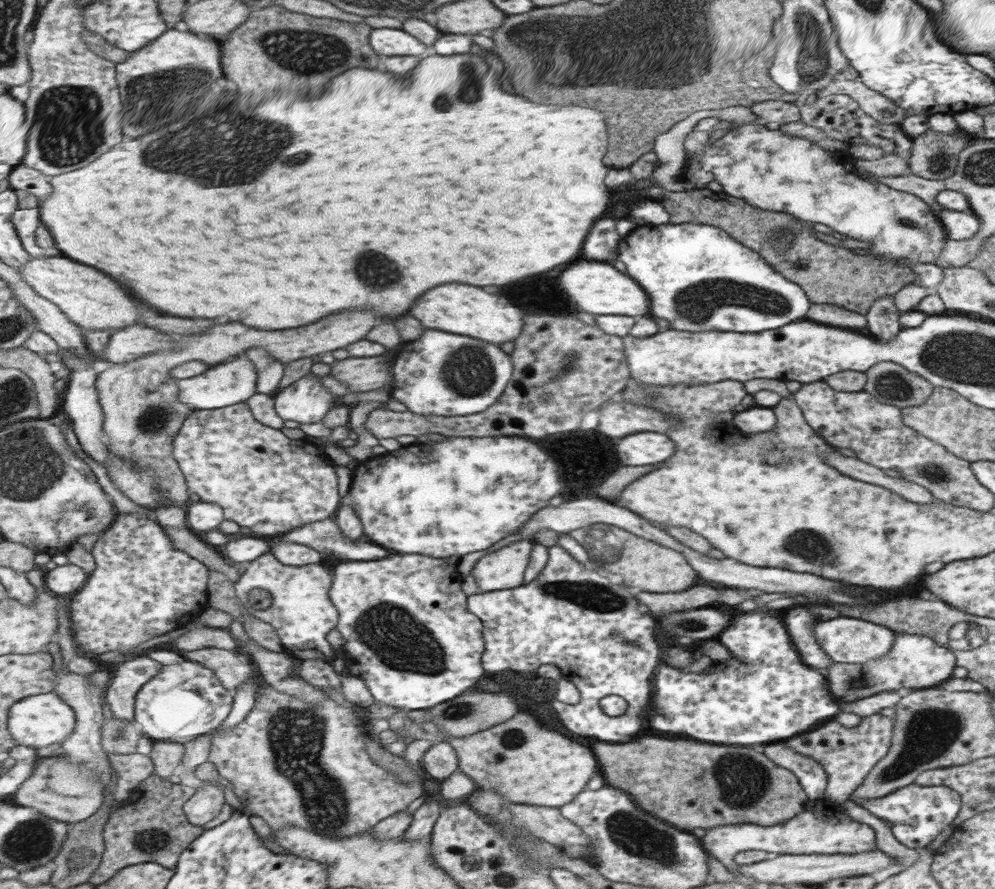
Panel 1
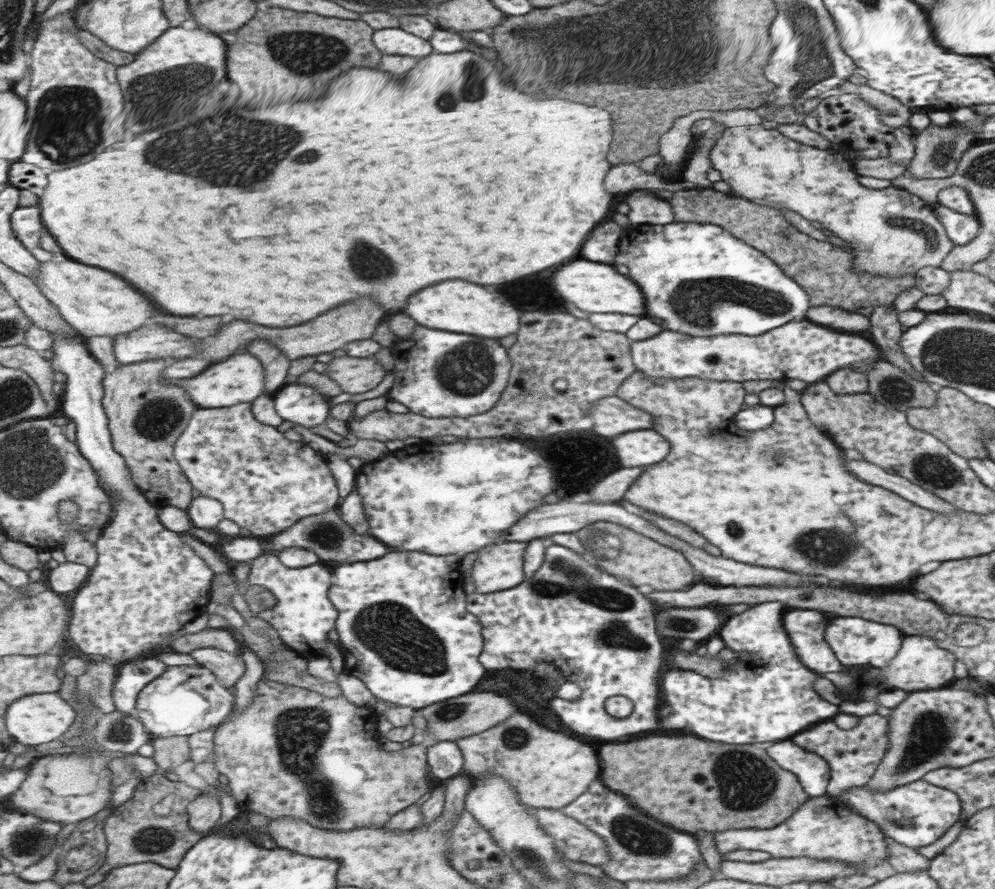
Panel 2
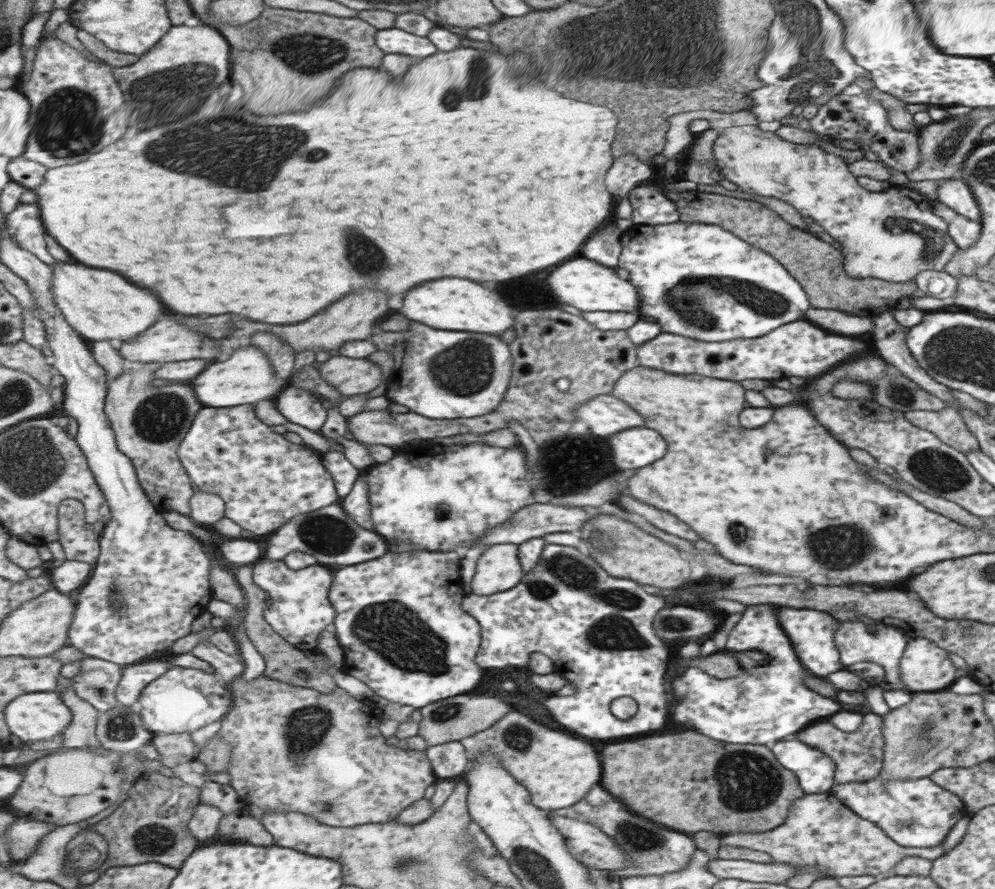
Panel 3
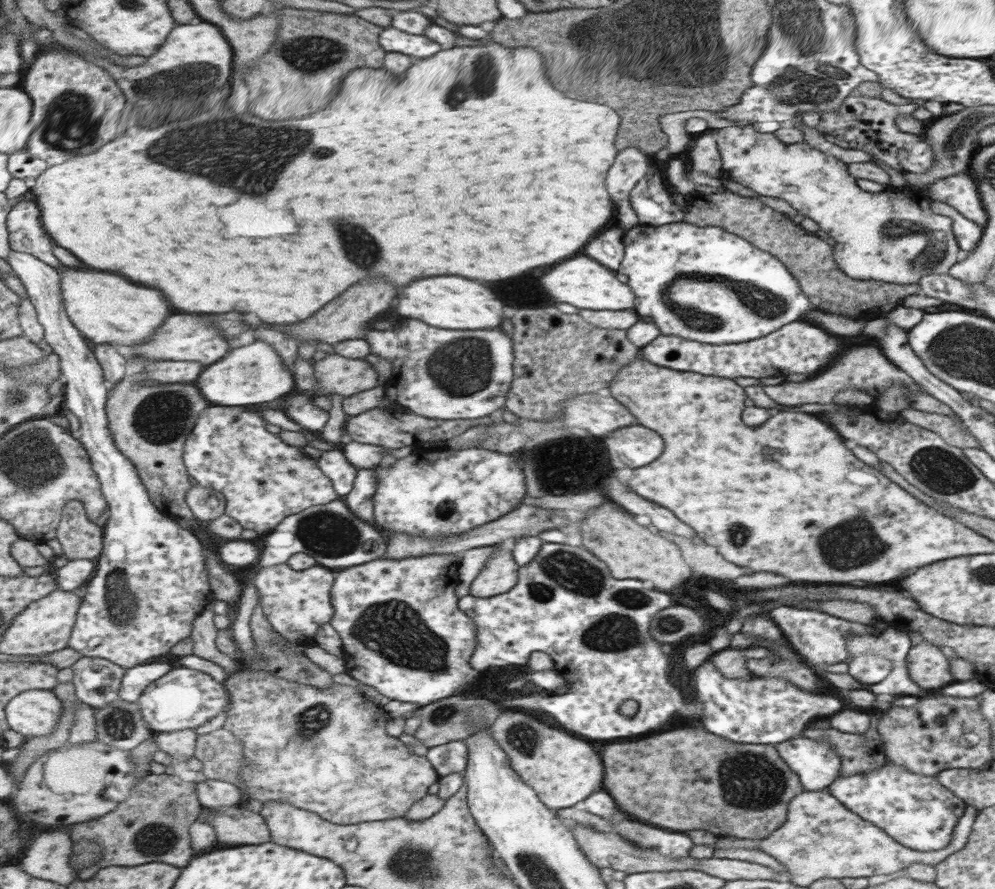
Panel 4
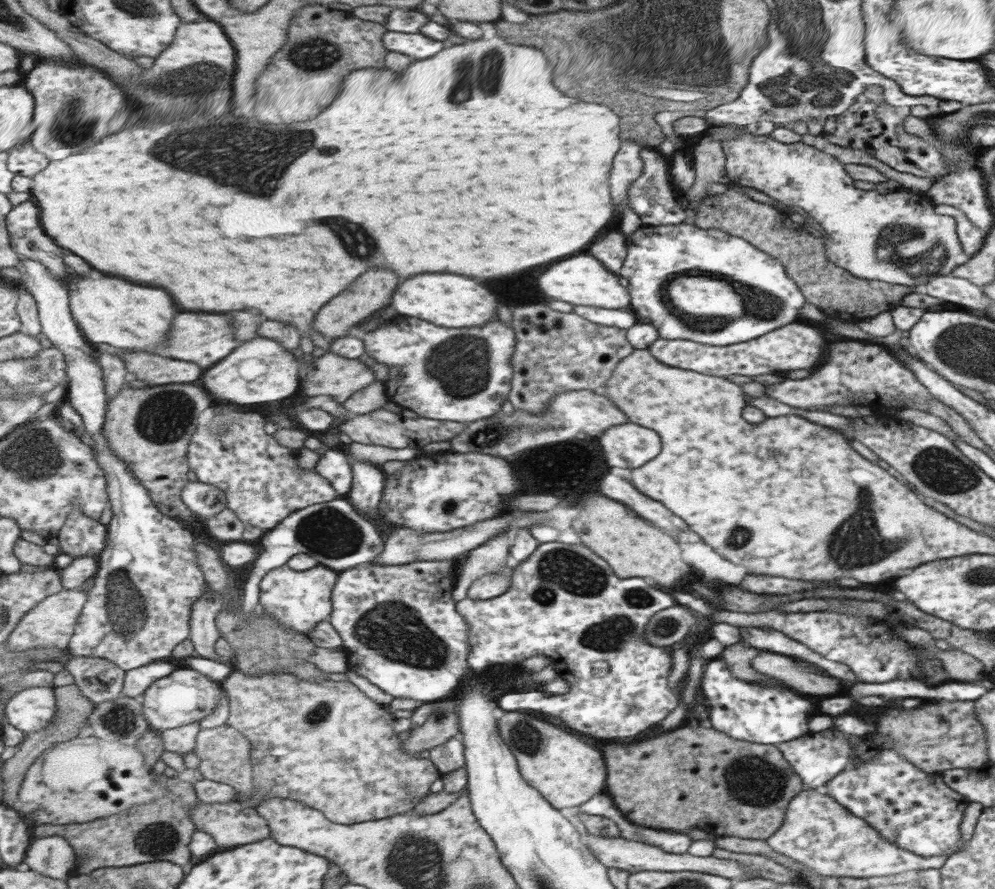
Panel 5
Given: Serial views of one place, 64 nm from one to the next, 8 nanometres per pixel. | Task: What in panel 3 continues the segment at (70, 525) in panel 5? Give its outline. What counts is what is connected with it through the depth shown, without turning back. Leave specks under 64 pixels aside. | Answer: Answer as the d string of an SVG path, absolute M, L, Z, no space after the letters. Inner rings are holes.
M63 500L59 507L59 542L66 559L96 565L101 554L100 536L85 520L86 508L81 500Z

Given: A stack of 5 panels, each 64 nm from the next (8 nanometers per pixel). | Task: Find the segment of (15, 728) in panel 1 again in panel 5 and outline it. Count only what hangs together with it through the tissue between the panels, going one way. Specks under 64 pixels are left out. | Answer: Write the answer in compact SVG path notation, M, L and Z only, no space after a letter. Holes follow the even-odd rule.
M37 686L17 692L6 704L6 718L23 732L35 732L52 726L57 716L56 689Z

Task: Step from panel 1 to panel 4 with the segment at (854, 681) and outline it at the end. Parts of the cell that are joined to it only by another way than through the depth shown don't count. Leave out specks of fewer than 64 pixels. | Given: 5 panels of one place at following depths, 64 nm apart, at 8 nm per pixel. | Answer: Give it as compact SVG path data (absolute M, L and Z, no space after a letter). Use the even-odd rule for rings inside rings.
M929 641L913 644L904 659L906 676L921 690L935 690L949 685L951 671L949 662L941 654L939 647Z

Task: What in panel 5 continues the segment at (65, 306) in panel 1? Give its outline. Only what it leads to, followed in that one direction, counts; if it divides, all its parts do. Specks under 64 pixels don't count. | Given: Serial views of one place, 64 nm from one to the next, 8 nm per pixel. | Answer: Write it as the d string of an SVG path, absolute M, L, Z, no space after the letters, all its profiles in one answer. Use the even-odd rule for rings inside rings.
M85 274L73 275L65 281L69 292L70 308L80 330L90 344L99 347L138 349L155 352L177 316L175 302L161 288L133 286L123 278L113 278L101 274L97 278L87 278Z

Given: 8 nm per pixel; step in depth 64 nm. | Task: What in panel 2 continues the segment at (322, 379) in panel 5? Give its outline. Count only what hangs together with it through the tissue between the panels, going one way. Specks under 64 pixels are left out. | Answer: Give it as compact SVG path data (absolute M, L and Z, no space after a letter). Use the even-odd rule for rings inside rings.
M349 355L333 358L327 363L325 374L349 394L367 392L375 388L385 376L383 366L374 357L353 358Z

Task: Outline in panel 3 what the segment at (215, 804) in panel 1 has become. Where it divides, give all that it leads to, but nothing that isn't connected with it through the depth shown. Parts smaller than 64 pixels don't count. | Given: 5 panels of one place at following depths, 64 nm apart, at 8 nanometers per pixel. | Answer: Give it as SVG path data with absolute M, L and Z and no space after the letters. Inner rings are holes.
M199 802L190 820L190 830L199 839L199 844L207 844L219 838L219 829L224 813L213 804Z

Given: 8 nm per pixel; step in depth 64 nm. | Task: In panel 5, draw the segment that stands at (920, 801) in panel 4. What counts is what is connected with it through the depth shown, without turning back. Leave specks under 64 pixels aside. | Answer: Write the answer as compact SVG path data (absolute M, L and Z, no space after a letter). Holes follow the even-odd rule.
M881 749L869 761L841 770L818 790L831 795L842 808L879 831L881 837L913 854L947 858L961 849L959 824L968 804L966 798L945 786L939 774L921 773L890 749Z

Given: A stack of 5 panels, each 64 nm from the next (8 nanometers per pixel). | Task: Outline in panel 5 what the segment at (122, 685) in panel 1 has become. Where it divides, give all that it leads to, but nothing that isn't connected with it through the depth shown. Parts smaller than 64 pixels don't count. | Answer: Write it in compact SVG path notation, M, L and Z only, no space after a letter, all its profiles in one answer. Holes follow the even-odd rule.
M155 661L147 666L126 671L122 694L131 698L141 698L153 682L169 676L175 669L177 668L169 662Z

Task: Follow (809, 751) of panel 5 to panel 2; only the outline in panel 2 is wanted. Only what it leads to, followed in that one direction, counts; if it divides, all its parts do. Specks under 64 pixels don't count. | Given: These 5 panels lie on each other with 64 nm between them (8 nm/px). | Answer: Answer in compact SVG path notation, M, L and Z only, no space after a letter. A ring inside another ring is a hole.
M791 739L767 744L764 748L767 748L769 759L796 777L806 795L819 797L827 794L831 771L817 754L794 746Z

